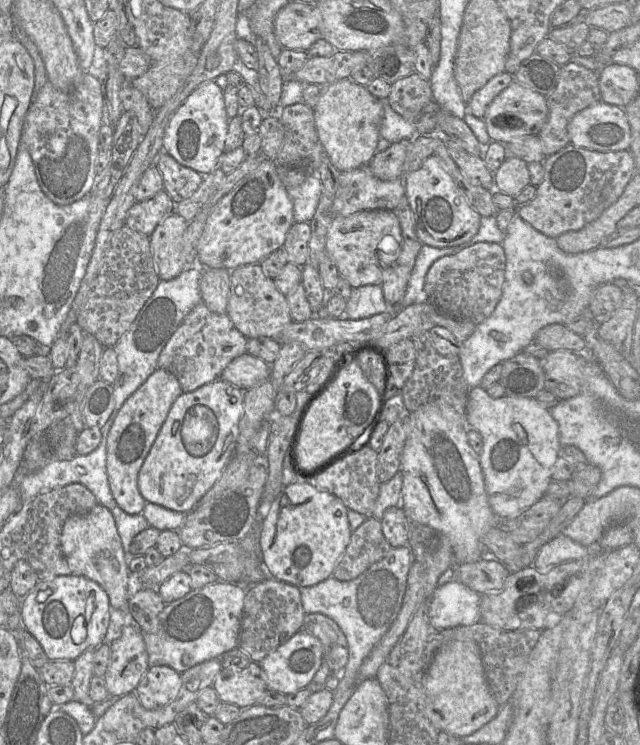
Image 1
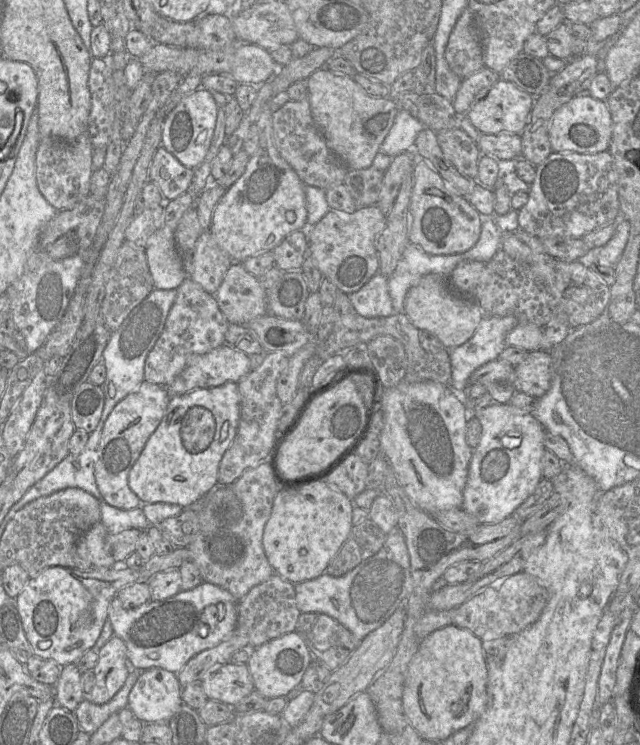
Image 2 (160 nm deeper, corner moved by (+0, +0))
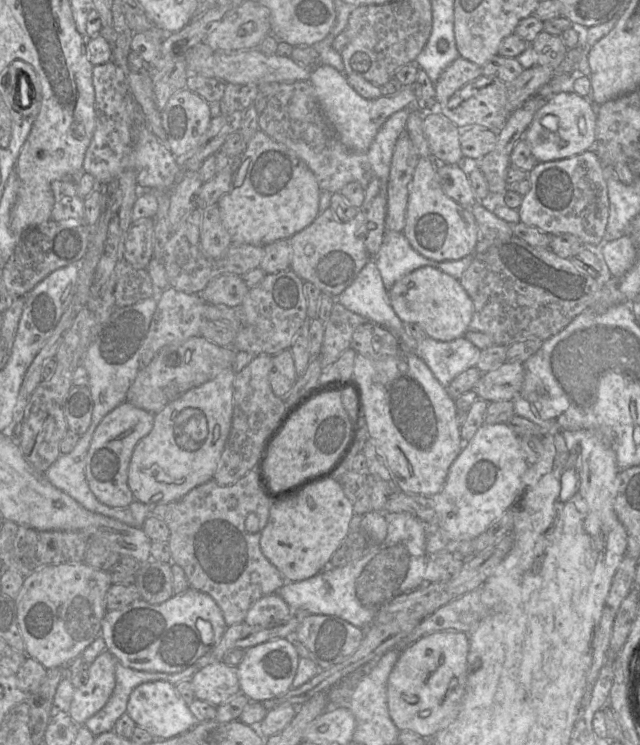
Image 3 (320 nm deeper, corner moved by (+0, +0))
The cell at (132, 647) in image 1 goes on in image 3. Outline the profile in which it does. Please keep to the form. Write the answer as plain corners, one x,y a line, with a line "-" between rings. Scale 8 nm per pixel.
107,650
89,665
89,679
85,685
76,688
69,715
79,726
101,710
115,687
115,667
117,659

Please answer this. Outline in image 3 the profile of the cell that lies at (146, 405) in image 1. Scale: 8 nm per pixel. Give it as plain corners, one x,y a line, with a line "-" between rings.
124,401
97,426
85,459
85,473
91,491
101,503
113,508
126,508
135,500
128,486
129,464
135,446
151,432
154,415

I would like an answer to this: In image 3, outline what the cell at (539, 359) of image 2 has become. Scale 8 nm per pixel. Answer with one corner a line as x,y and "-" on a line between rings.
504,363
494,371
482,374
474,390
486,402
512,401
524,380
523,363

